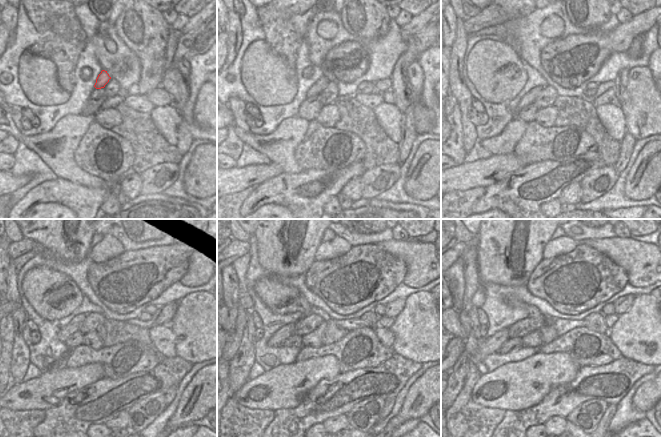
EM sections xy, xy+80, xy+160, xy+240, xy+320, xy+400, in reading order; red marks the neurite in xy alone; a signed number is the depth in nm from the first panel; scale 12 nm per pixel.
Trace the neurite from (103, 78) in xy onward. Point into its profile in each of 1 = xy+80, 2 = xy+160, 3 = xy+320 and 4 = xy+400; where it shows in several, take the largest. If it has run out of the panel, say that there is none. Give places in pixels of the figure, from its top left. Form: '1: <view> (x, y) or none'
1: xy+80 (321, 84)
2: xy+160 (529, 98)
3: xy+320 (283, 333)
4: xy+400 (488, 345)

